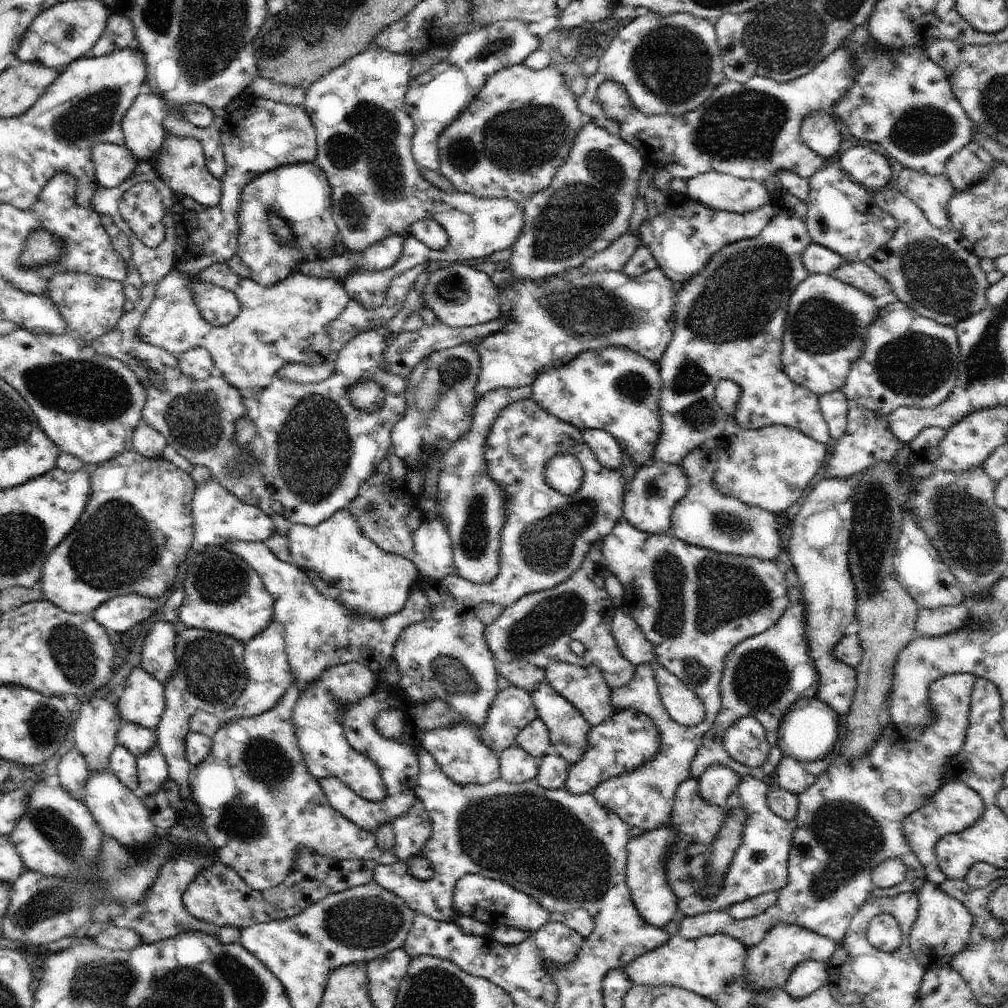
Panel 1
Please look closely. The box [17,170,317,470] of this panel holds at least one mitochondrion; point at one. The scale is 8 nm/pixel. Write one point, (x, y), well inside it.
(86, 389)

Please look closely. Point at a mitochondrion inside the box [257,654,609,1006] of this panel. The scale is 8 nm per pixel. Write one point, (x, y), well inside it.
(370, 921)

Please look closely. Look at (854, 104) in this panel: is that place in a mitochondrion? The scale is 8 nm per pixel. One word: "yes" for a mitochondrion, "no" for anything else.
no

